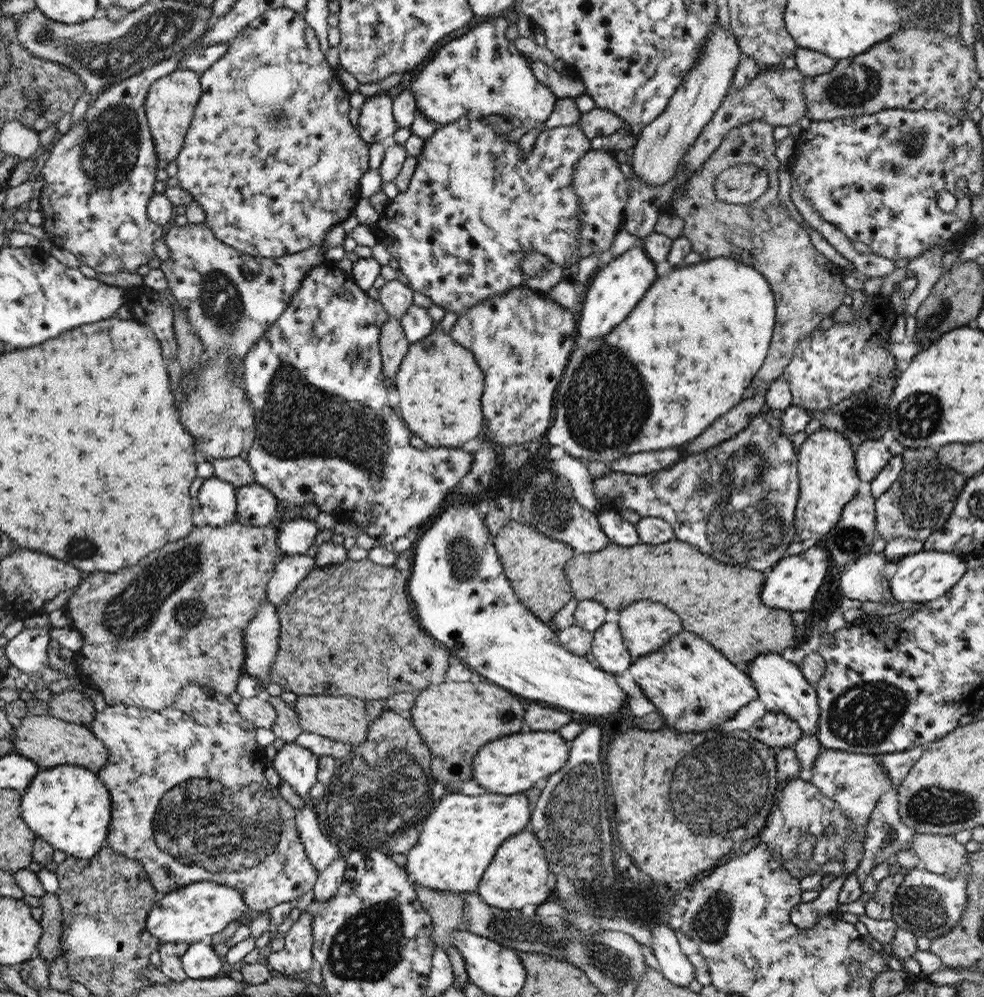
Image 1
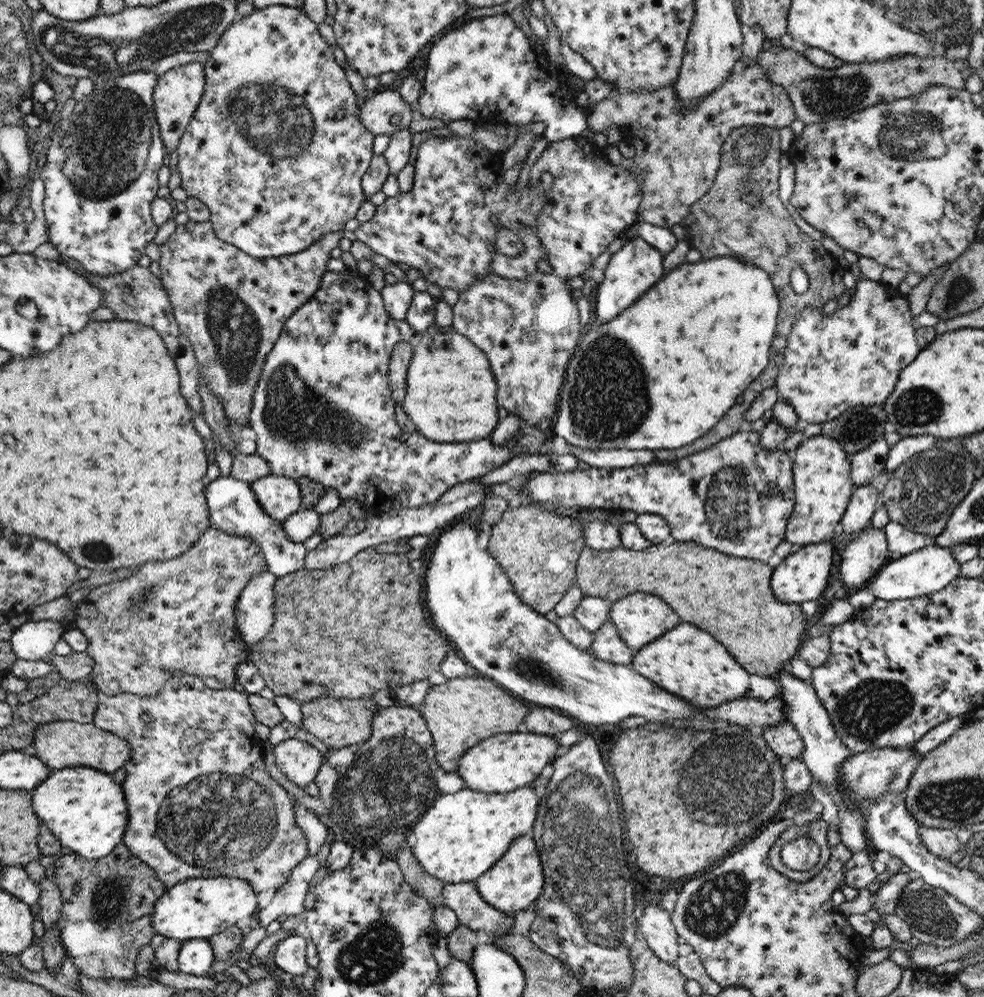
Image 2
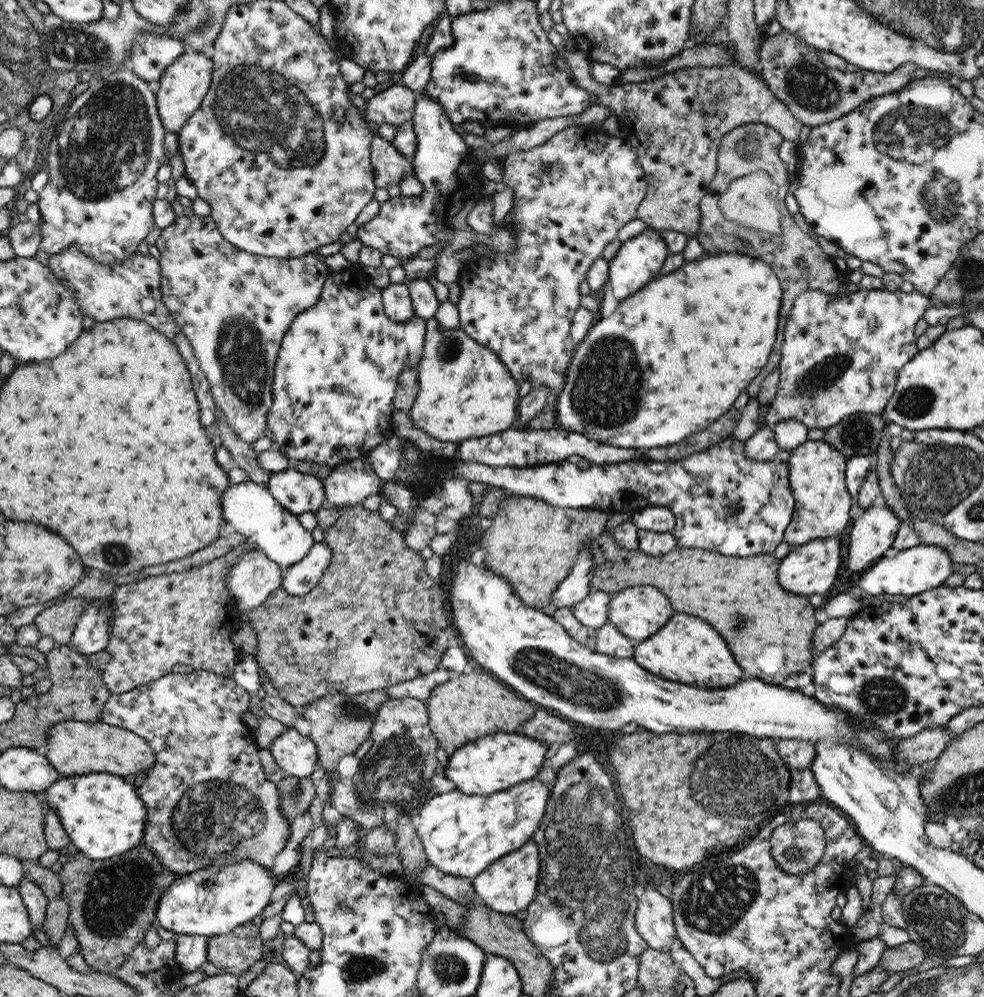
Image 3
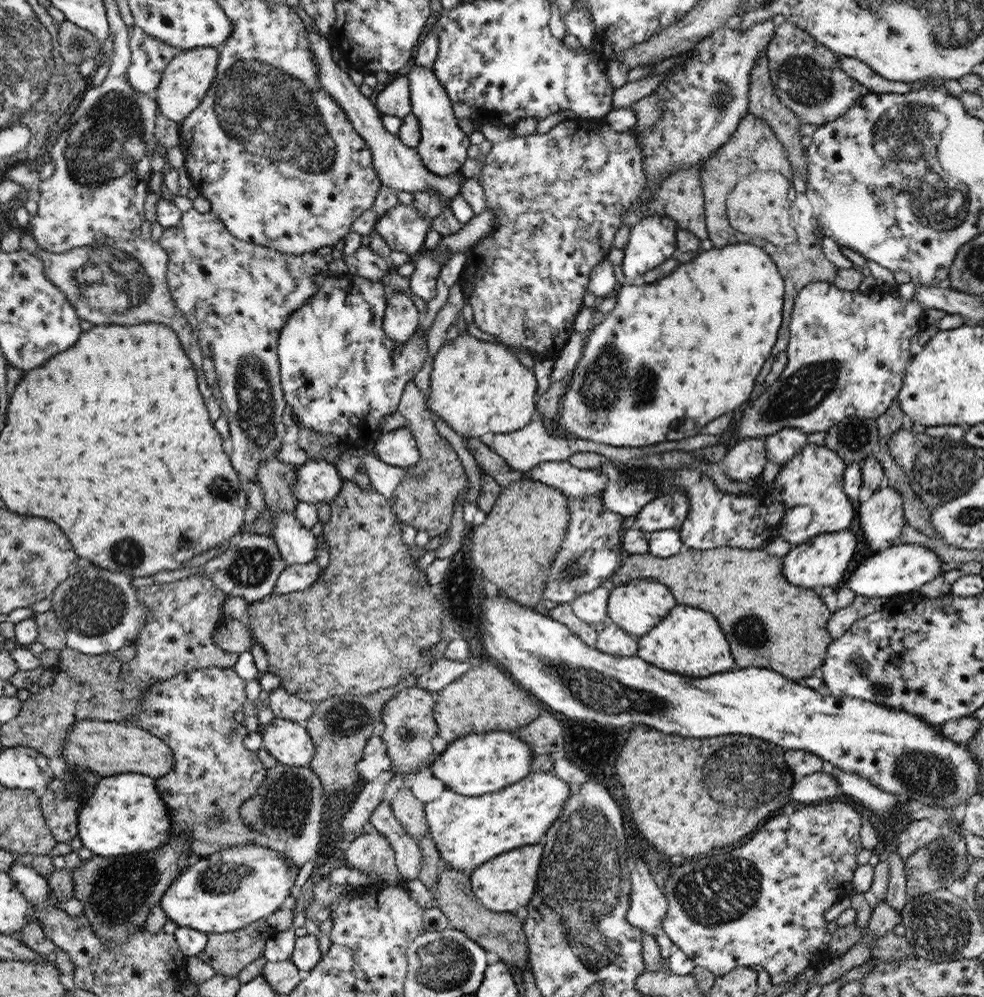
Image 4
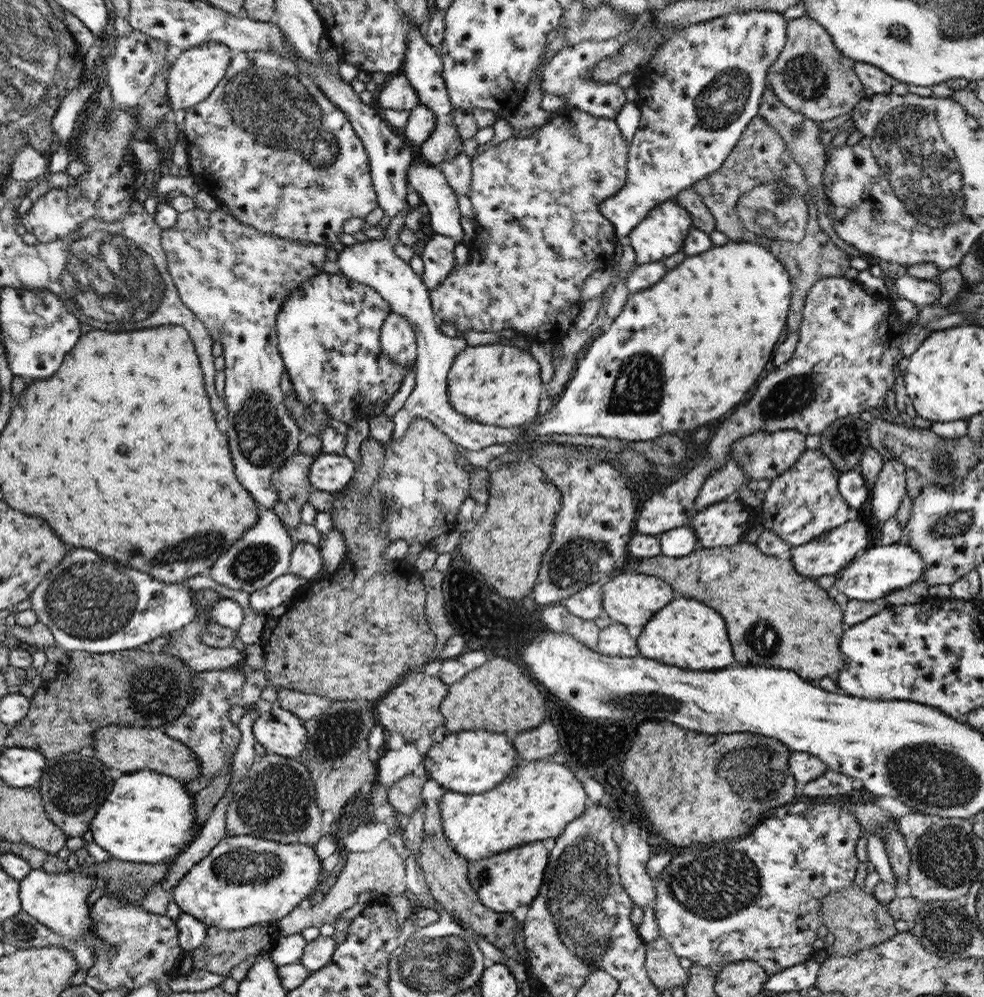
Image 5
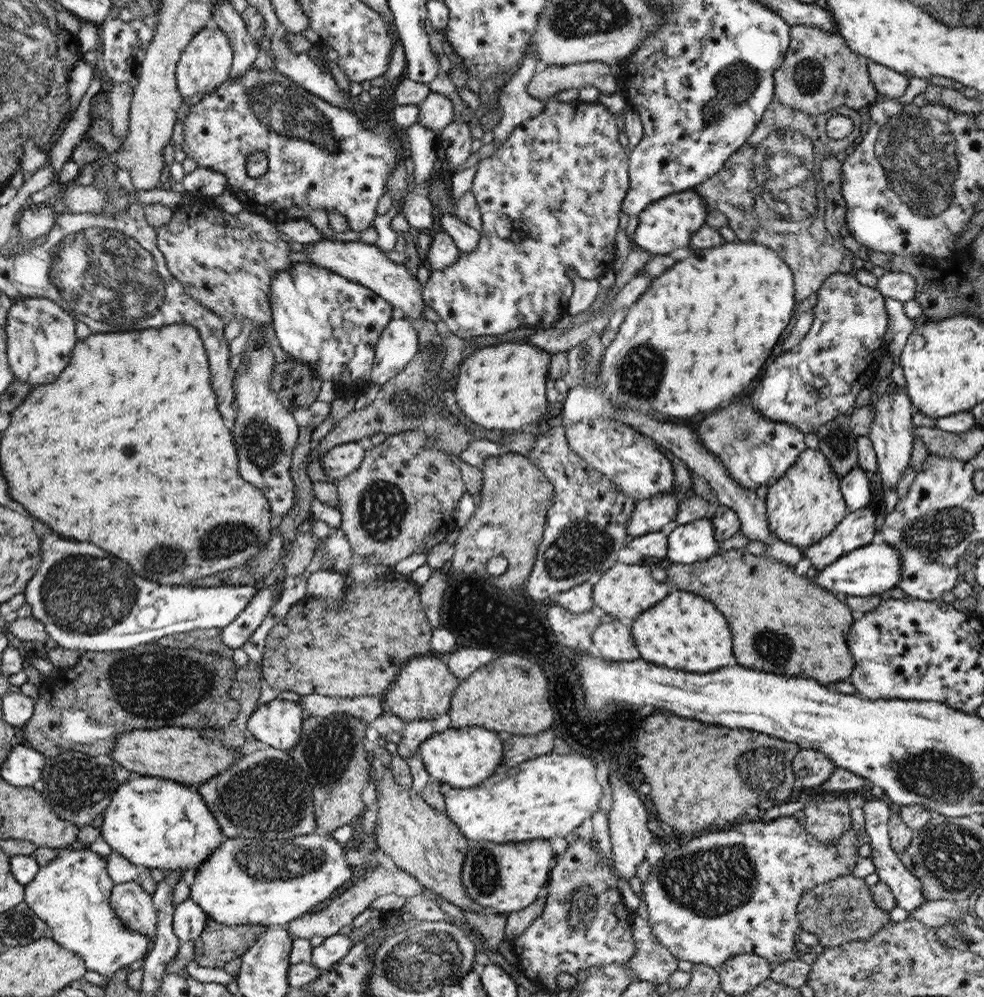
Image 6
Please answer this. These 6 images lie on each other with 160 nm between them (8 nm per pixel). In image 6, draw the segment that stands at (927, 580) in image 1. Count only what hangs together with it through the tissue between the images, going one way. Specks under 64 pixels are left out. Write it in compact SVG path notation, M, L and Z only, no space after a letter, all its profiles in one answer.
M871 543L836 559L836 562L818 571L818 576L811 580L816 580L817 585L833 594L842 592L847 596L867 597L896 588L902 575L901 570L901 556L896 549L886 544Z

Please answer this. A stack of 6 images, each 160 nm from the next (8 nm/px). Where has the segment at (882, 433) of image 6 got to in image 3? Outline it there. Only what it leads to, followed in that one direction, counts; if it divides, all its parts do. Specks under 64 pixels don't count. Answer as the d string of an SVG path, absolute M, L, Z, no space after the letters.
M889 506L864 509L856 521L851 522L848 542L848 570L863 573L886 556L896 540L901 520Z

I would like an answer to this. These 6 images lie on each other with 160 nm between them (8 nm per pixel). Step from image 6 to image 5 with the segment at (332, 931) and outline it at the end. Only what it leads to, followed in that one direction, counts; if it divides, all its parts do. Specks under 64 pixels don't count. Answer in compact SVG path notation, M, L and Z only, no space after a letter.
M388 841L380 842L374 850L368 852L351 851L348 853L347 861L341 873L334 880L336 884L326 891L327 894L322 902L316 903L306 910L296 907L286 917L276 922L281 935L301 934L309 926L316 926L316 928L320 928L323 924L332 924L334 926L342 912L354 906L362 893L376 891L378 895L392 897L404 895L407 890L404 862Z

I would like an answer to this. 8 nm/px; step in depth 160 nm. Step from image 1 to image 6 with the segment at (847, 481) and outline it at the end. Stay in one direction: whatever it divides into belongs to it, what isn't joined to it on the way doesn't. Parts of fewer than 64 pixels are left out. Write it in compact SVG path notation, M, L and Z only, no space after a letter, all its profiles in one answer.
M806 449L796 462L776 482L769 486L765 500L769 531L780 541L791 546L808 548L828 536L847 515L847 506L841 493L841 477L830 466L820 449Z

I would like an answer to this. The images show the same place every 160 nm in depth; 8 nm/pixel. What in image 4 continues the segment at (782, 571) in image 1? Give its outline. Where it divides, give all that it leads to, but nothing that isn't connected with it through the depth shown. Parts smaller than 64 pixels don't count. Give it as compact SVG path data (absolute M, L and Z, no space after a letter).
M851 531L824 533L815 536L805 544L793 546L783 557L783 574L785 579L796 586L819 590L823 586L833 587L842 583L842 576L856 554L858 538Z

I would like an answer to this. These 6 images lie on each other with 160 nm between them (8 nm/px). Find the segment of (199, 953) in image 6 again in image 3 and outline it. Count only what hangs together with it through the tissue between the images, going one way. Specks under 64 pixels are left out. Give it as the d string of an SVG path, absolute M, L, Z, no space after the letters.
M250 922L231 933L209 937L207 960L224 972L239 977L263 958L262 943L259 927Z

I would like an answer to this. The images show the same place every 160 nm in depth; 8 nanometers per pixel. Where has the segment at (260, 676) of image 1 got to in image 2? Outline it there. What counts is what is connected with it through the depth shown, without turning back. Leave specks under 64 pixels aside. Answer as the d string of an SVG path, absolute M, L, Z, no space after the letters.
M265 569L240 593L238 609L238 634L248 647L256 644L270 632L275 621L275 582L277 576Z

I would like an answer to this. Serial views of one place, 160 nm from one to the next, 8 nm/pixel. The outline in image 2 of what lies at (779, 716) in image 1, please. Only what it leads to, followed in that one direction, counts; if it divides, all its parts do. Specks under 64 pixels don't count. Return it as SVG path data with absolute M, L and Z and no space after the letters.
M780 721L773 727L764 729L762 734L768 747L778 757L788 756L792 760L801 758L804 752L804 742L792 723Z

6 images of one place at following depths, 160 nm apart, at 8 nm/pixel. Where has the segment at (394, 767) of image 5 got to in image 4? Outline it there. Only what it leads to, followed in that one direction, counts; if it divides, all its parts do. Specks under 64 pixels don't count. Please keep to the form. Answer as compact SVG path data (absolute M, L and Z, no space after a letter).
M390 768L381 772L376 780L368 782L364 786L364 790L342 820L342 829L346 833L352 834L352 832L360 832L364 829L364 825L368 823L380 801L388 799L396 789L394 785L395 777L394 769Z

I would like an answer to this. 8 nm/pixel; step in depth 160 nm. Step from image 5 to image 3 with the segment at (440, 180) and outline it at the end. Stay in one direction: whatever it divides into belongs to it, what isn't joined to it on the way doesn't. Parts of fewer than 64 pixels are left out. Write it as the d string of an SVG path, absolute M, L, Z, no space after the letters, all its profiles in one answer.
M352 95L353 105L359 110L361 117L372 131L373 139L371 142L371 161L374 166L374 177L376 185L380 188L386 188L388 184L397 184L399 186L402 179L408 175L414 175L412 163L408 162L405 156L402 156L395 149L391 140L386 140L379 135L378 126L369 122L365 118L366 101L358 95Z

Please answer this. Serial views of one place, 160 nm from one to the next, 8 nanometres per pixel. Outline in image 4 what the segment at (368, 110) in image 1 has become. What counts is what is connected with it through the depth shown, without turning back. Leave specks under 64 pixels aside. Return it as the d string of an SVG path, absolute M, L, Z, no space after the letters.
M406 76L394 79L376 97L376 106L382 115L390 114L398 118L407 117L412 108L410 79Z

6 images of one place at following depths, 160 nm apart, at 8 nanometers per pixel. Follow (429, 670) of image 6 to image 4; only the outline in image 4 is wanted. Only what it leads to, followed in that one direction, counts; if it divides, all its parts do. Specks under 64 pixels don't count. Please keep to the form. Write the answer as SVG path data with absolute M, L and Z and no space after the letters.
M412 686L402 688L396 696L392 696L384 705L384 732L381 740L386 742L386 754L392 759L391 768L396 773L395 778L416 771L418 766L432 764L433 738L438 735L439 727L435 721L436 694L423 687Z

